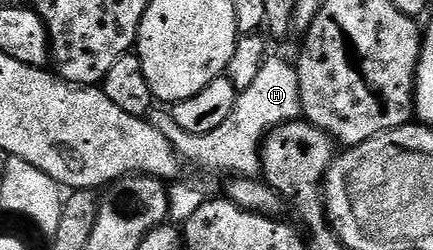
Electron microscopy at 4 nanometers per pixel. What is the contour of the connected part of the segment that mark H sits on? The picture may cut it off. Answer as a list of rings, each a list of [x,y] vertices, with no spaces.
[[[269,55],[266,56],[263,67],[259,67],[259,75],[255,75],[255,80],[251,82],[251,87],[238,92],[237,102],[231,111],[231,115],[227,115],[227,119],[223,119],[223,123],[219,123],[219,127],[215,127],[215,131],[207,131],[203,135],[195,135],[194,133],[183,131],[183,127],[179,127],[179,123],[175,123],[172,112],[165,107],[150,109],[147,120],[159,131],[163,131],[163,135],[167,135],[167,139],[175,147],[177,154],[188,164],[190,161],[191,164],[198,165],[199,168],[206,169],[209,173],[229,173],[228,175],[256,178],[261,173],[260,152],[261,143],[265,140],[265,136],[275,126],[282,125],[288,121],[296,121],[301,116],[299,79],[297,78],[296,68],[290,62],[288,65],[281,57]]]

